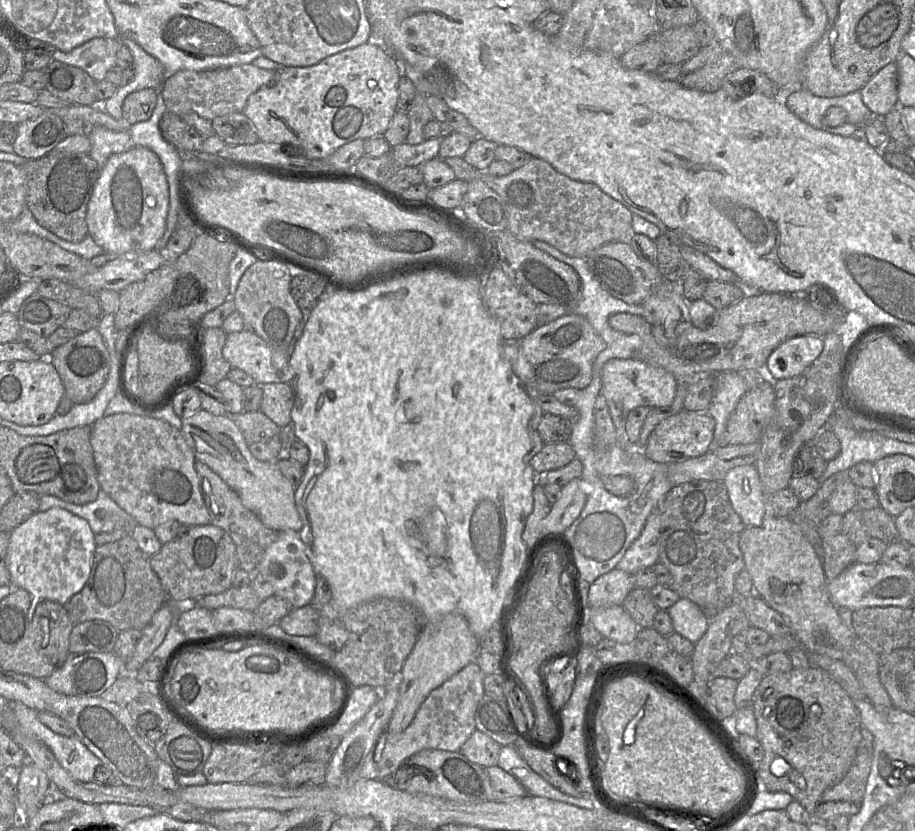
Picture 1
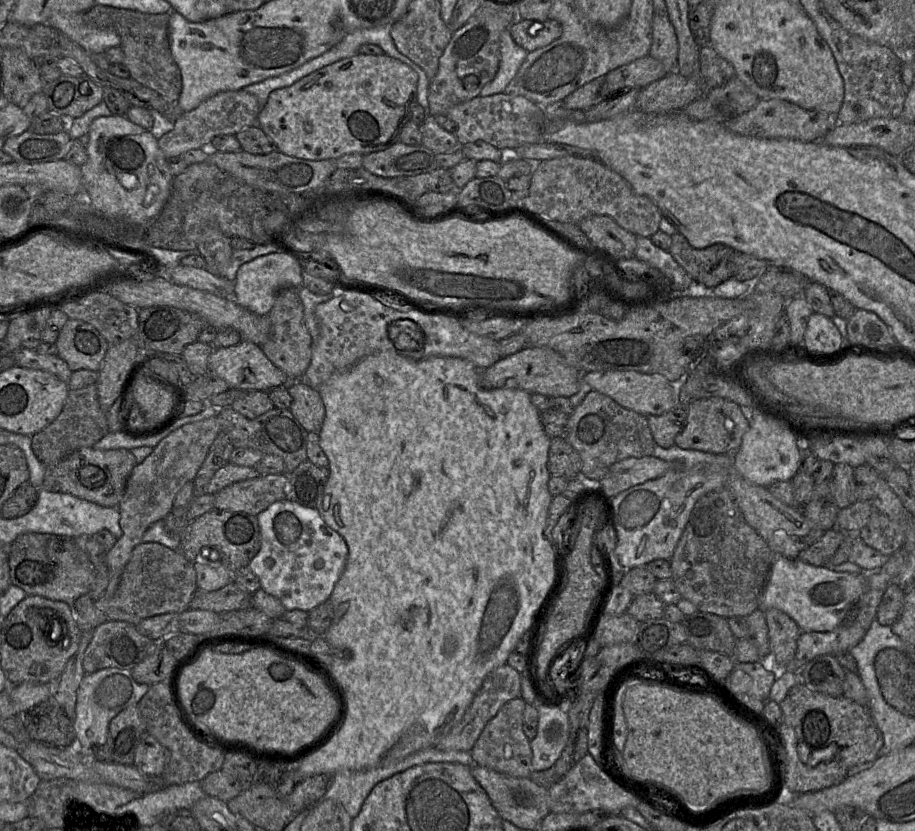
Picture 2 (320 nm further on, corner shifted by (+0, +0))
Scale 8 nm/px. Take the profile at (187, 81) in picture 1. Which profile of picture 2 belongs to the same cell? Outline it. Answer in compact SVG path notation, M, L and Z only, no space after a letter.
M242 89L237 91L225 91L217 93L203 101L195 109L184 112L182 115L180 115L174 122L174 128L163 135L162 138L158 139L158 146L167 161L172 157L180 156L186 151L192 149L210 149L211 141L217 135L236 135L244 128L255 125L261 109L262 107L260 107L258 99L254 95Z

